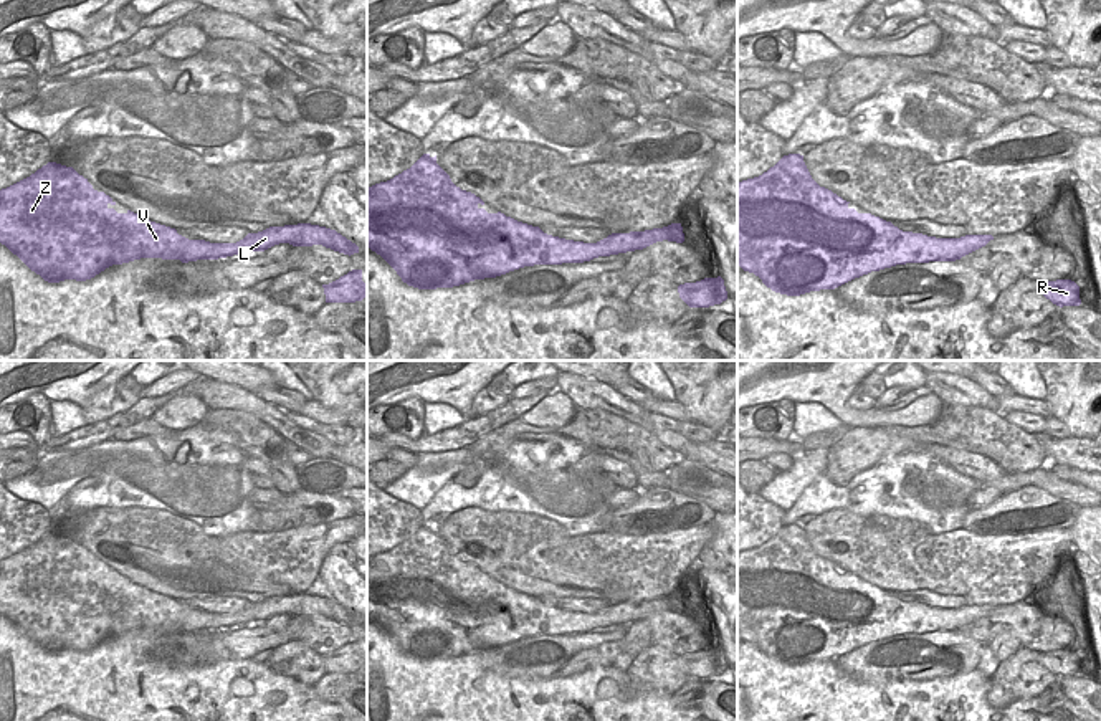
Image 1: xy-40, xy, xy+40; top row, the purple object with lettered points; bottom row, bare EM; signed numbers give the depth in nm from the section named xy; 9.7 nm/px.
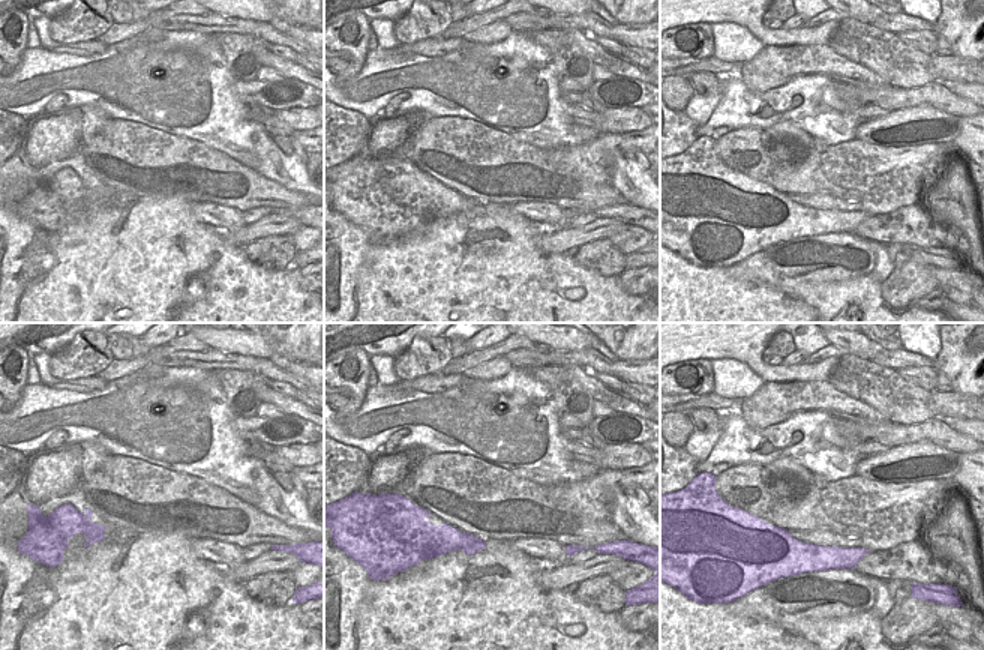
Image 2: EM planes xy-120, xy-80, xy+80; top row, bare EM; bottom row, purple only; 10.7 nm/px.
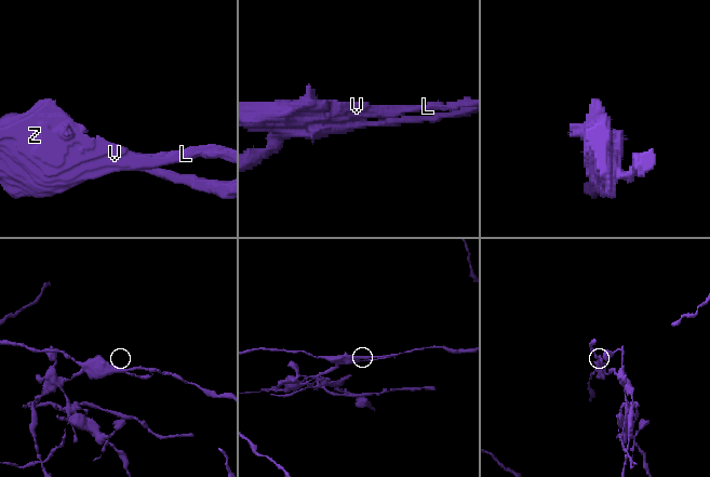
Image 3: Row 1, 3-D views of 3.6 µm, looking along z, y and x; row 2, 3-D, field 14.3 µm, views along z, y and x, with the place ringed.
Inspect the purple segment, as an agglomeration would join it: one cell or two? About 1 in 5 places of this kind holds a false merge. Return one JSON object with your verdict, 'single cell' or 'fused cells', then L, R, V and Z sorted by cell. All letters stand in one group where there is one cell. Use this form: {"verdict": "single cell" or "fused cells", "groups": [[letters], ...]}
{"verdict": "fused cells", "groups": [["L", "V", "Z"], ["R"]]}

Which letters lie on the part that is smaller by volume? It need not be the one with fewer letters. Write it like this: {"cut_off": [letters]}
{"cut_off": ["L", "V", "Z"]}

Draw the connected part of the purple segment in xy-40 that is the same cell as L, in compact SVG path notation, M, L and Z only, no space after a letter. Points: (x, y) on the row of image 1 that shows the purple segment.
M48 162L30 177L0 190L0 228L15 238L20 233L38 235L45 228L76 233L81 223L94 223L94 230L122 232L129 245L144 245L144 253L160 248L167 260L182 263L265 251L279 243L322 245L349 256L359 253L359 246L336 230L311 223L269 227L248 233L236 243L210 243L188 240L175 228L131 210L117 213L114 205L109 195L94 190L73 167Z

